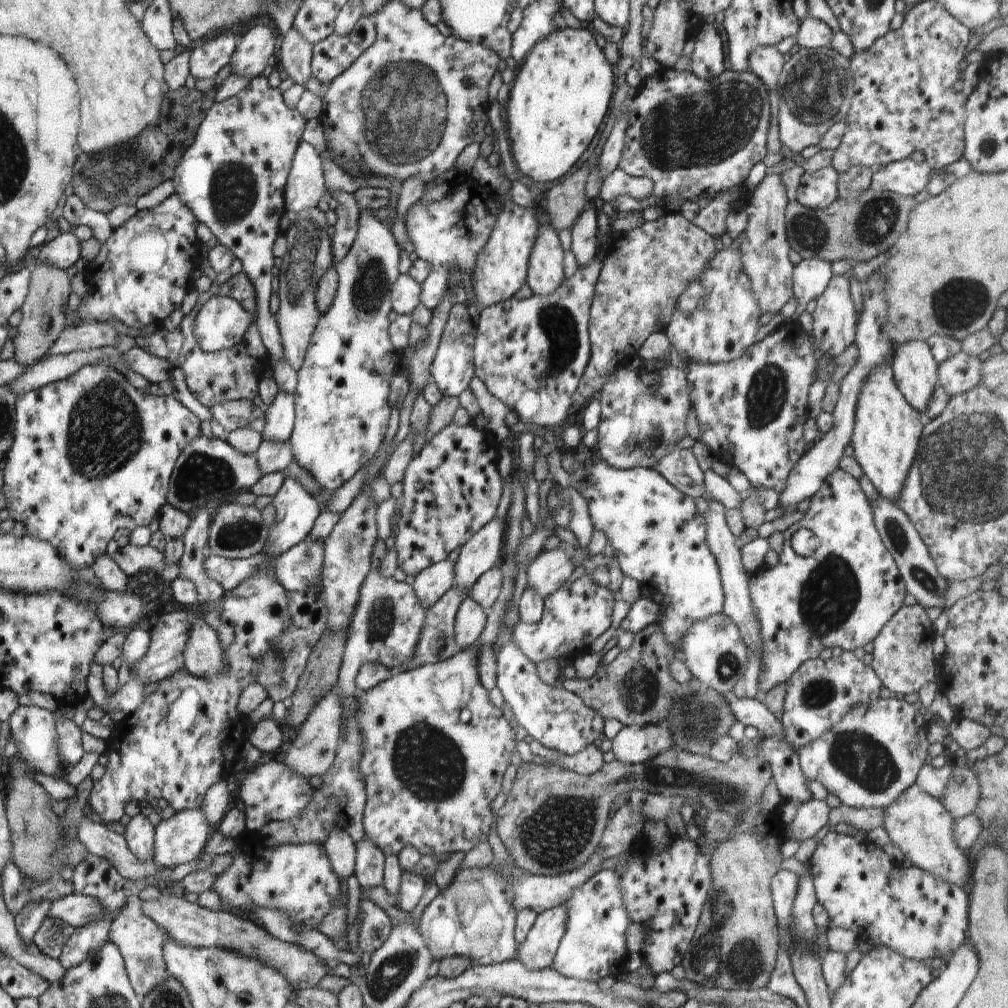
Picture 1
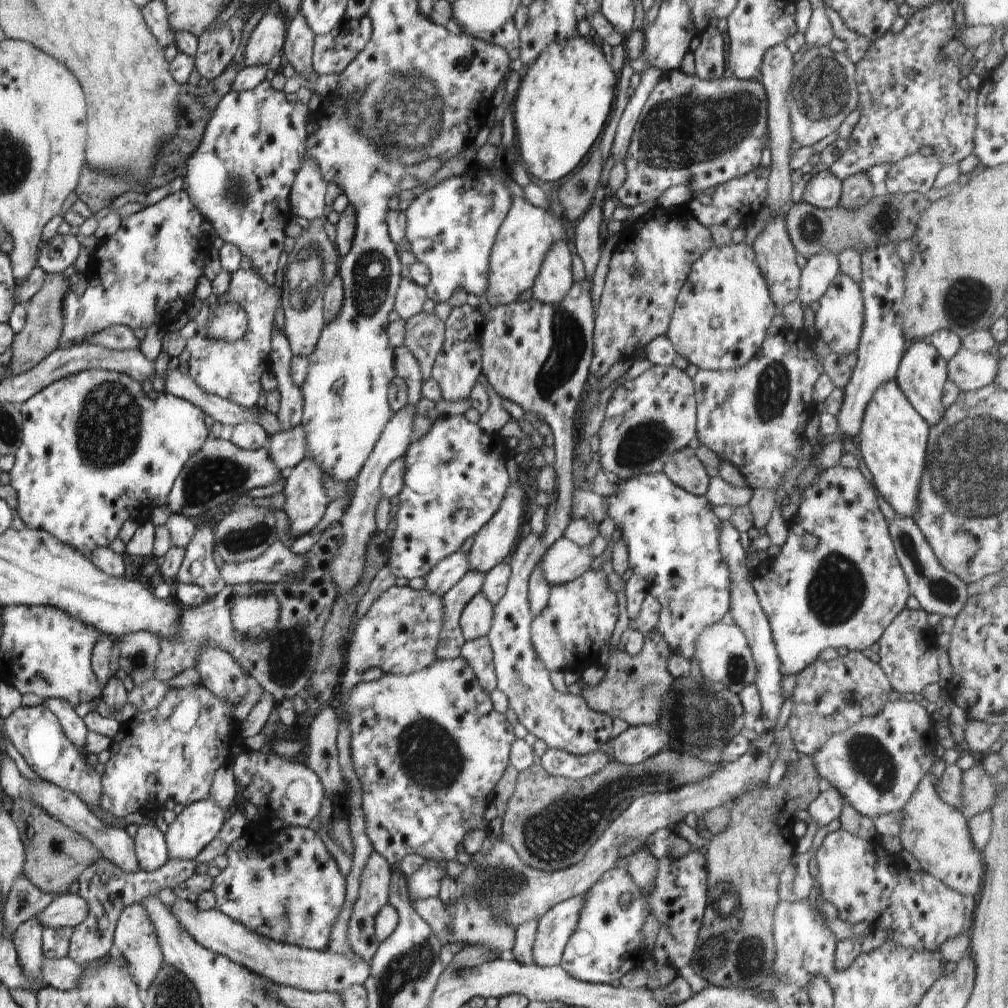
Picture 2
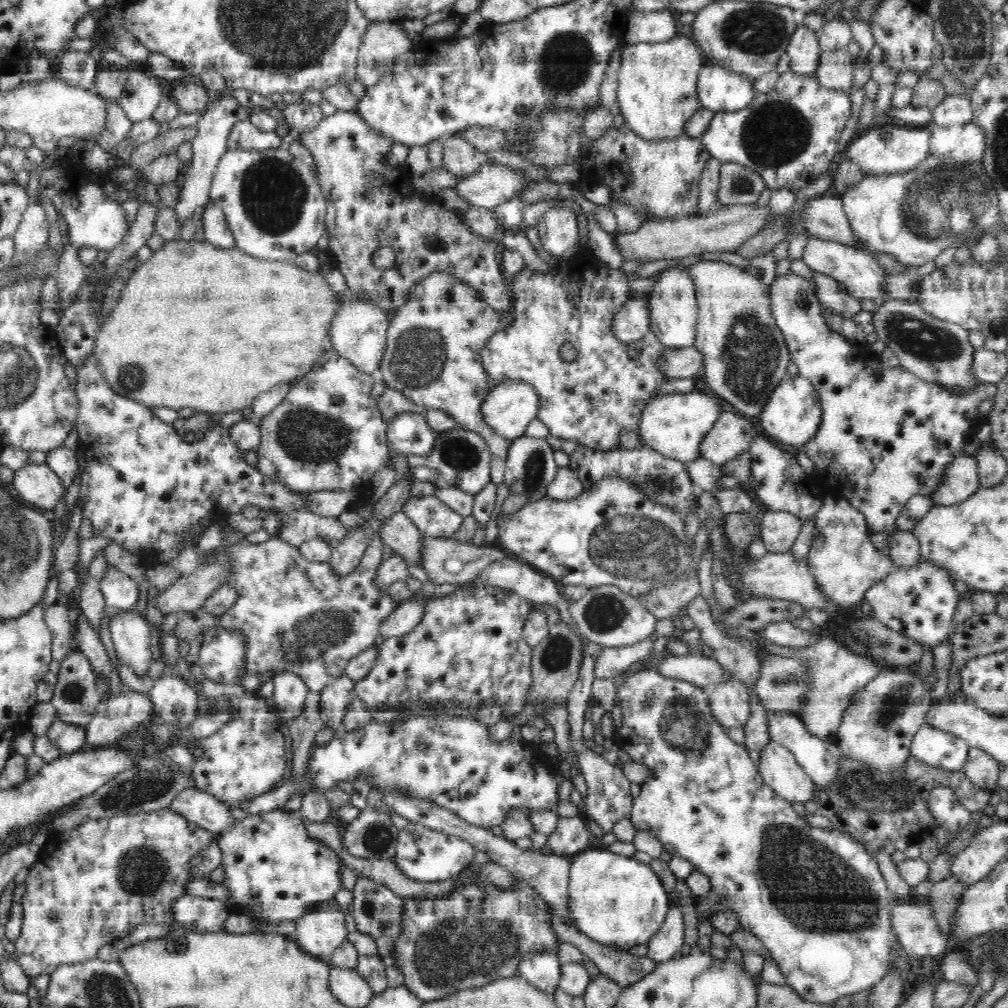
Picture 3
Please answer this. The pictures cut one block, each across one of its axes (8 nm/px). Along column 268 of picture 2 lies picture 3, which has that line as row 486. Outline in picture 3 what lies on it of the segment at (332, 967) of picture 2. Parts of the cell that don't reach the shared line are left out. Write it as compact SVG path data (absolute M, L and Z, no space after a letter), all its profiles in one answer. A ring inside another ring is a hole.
M970 455L957 456L948 466L946 476L941 480L936 492L930 497L938 505L950 506L964 502L978 492L981 484L978 478L978 461Z

